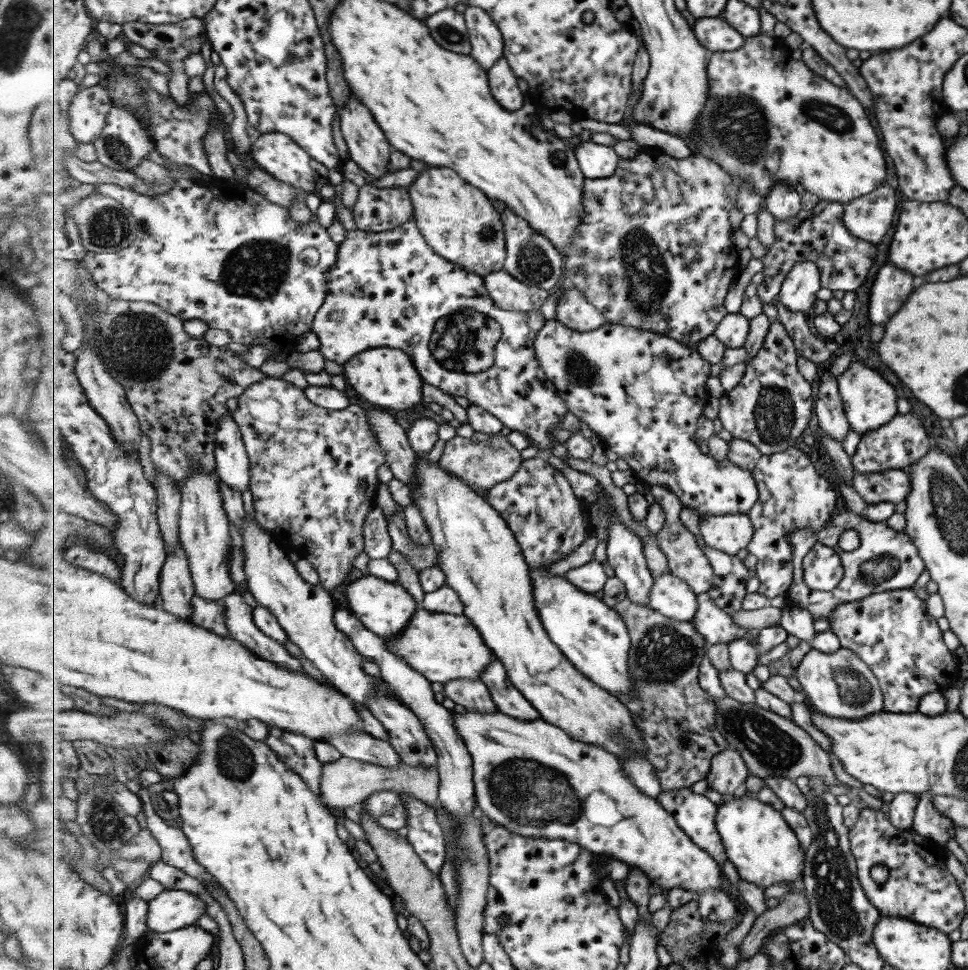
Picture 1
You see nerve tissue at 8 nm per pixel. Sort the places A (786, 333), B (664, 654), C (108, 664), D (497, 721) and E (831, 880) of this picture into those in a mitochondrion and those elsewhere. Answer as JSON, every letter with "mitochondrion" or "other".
{"A":"other","B":"mitochondrion","C":"other","D":"other","E":"mitochondrion"}

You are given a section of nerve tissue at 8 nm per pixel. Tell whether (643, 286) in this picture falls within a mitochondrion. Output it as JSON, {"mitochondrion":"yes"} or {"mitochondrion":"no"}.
{"mitochondrion":"yes"}

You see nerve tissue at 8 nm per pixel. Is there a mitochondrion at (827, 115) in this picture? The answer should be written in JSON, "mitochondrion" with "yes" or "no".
{"mitochondrion":"yes"}

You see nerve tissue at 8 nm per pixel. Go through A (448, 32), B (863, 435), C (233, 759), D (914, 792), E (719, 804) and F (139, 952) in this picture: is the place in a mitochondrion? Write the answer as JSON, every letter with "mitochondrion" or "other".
{"A":"mitochondrion","B":"other","C":"mitochondrion","D":"other","E":"other","F":"other"}

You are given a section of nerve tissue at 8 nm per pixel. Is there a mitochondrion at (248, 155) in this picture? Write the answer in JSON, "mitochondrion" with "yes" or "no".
{"mitochondrion":"no"}

